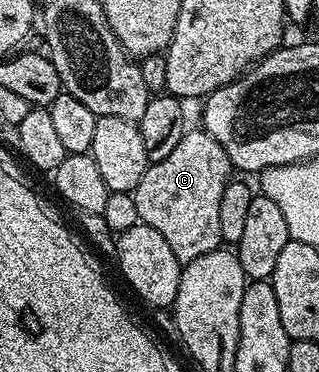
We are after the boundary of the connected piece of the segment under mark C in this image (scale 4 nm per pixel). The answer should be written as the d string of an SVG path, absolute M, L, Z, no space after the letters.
M204 128L186 129L179 144L176 145L162 162L154 162L143 172L143 180L131 192L135 200L135 208L139 208L139 216L144 225L155 228L163 240L171 247L171 252L183 264L191 260L199 260L199 256L207 256L207 252L218 249L222 245L219 232L219 199L223 197L223 188L231 181L234 173L227 152Z

